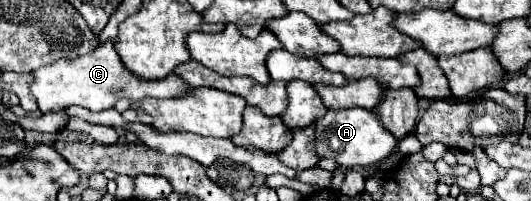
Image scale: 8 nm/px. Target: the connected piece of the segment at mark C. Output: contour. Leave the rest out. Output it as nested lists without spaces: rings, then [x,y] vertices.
[[[106,41],[98,49],[74,57],[74,59],[60,59],[46,67],[40,67],[32,71],[34,81],[30,83],[30,91],[38,101],[38,107],[42,113],[58,113],[64,111],[68,105],[80,105],[90,111],[104,111],[112,109],[114,103],[122,97],[128,97],[132,101],[140,101],[144,97],[178,97],[190,87],[180,77],[166,77],[162,81],[138,81],[138,77],[130,77],[126,69],[122,69],[122,61],[118,61],[116,49],[112,41]]]

